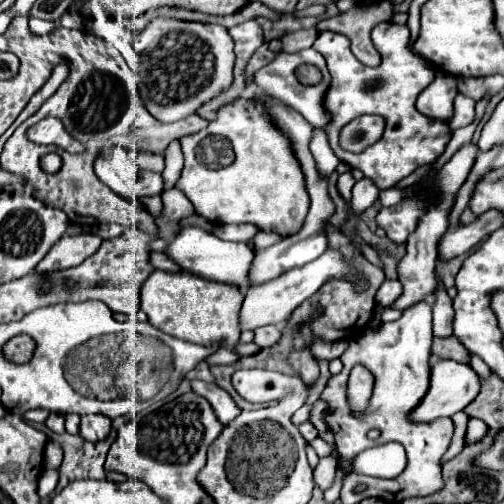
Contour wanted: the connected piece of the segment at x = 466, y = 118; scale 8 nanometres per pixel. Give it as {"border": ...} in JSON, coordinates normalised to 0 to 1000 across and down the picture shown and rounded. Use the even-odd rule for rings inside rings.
{"border":[[[907,187],[907,194],[903,194],[903,226],[891,238],[895,258],[927,250],[938,238],[942,238],[942,198],[923,190],[923,187]]]}

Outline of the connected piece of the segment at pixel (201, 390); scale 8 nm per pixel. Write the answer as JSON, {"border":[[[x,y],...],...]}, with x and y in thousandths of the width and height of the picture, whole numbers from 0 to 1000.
{"border":[[[379,754],[379,770],[423,806],[423,813],[427,813],[427,821],[431,821],[438,841],[450,845],[466,825],[478,821],[478,813],[466,806],[462,790],[442,770],[435,770],[431,762],[399,758],[399,754]]]}

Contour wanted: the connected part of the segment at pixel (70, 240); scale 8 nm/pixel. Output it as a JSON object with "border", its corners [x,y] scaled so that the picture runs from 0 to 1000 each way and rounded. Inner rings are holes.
{"border":[[[157,464],[157,468],[125,468],[109,492],[73,524],[73,540],[109,540],[125,532],[145,532],[161,524],[169,512],[188,504],[200,472],[188,464]]]}

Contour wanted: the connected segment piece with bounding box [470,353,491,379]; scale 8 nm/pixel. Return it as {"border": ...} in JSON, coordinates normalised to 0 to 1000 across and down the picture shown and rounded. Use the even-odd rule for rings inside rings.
{"border":[[[933,700],[933,724],[956,750],[968,752],[972,748],[972,730],[958,718],[952,708],[938,700]]]}

